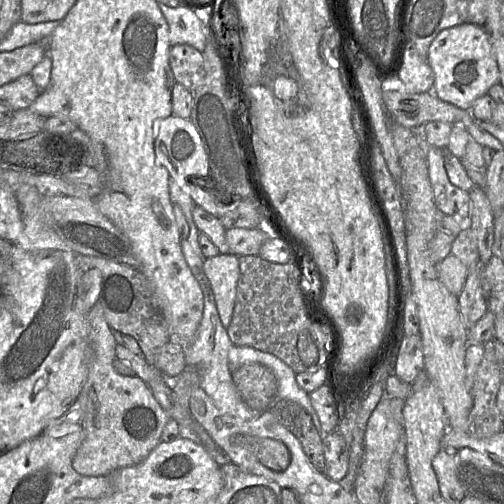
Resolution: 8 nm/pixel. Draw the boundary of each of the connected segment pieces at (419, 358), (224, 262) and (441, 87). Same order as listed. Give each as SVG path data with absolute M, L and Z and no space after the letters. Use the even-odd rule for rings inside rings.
M420 335L402 338L394 363L394 375L405 383L413 383L424 370L424 355Z
M221 254L204 259L204 272L214 293L218 314L227 329L231 323L239 279L239 256Z
M464 23L442 30L429 47L427 62L434 74L435 95L463 110L471 110L478 97L488 94L489 88L499 83L491 38L483 26Z

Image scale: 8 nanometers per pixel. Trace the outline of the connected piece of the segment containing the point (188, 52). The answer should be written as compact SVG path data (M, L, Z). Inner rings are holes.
M177 44L170 47L169 64L175 82L194 91L205 76L202 53L187 44Z

